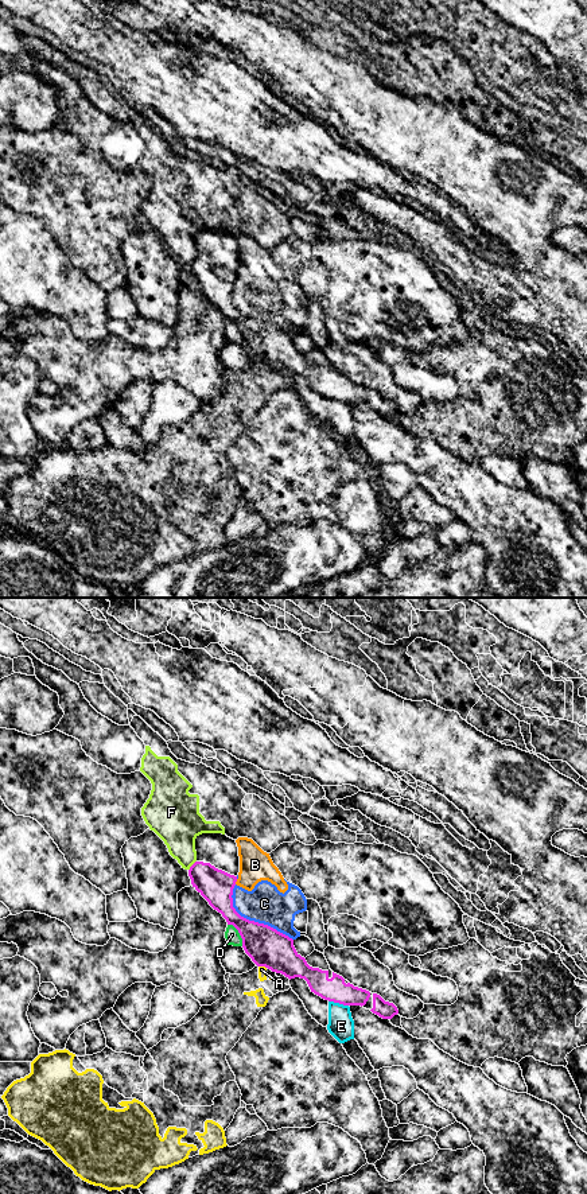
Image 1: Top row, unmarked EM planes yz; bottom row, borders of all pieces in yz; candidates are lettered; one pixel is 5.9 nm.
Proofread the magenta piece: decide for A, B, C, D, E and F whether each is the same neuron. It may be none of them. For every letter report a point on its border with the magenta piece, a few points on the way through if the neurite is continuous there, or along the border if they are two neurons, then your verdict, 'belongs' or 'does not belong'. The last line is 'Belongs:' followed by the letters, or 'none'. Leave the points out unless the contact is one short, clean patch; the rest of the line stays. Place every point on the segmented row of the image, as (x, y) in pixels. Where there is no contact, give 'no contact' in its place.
A: yz (263, 965) | does not belong
B: yz (236, 881) | does not belong
C: yz (252, 921) | does not belong
D: yz (238, 932) | does not belong
E: yz (338, 1002) | does not belong
F: yz (191, 866) | along yz (195, 860), (189, 870) | does not belong
Belongs: none

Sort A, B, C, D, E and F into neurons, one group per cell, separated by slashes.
A / B C / D / E / F

